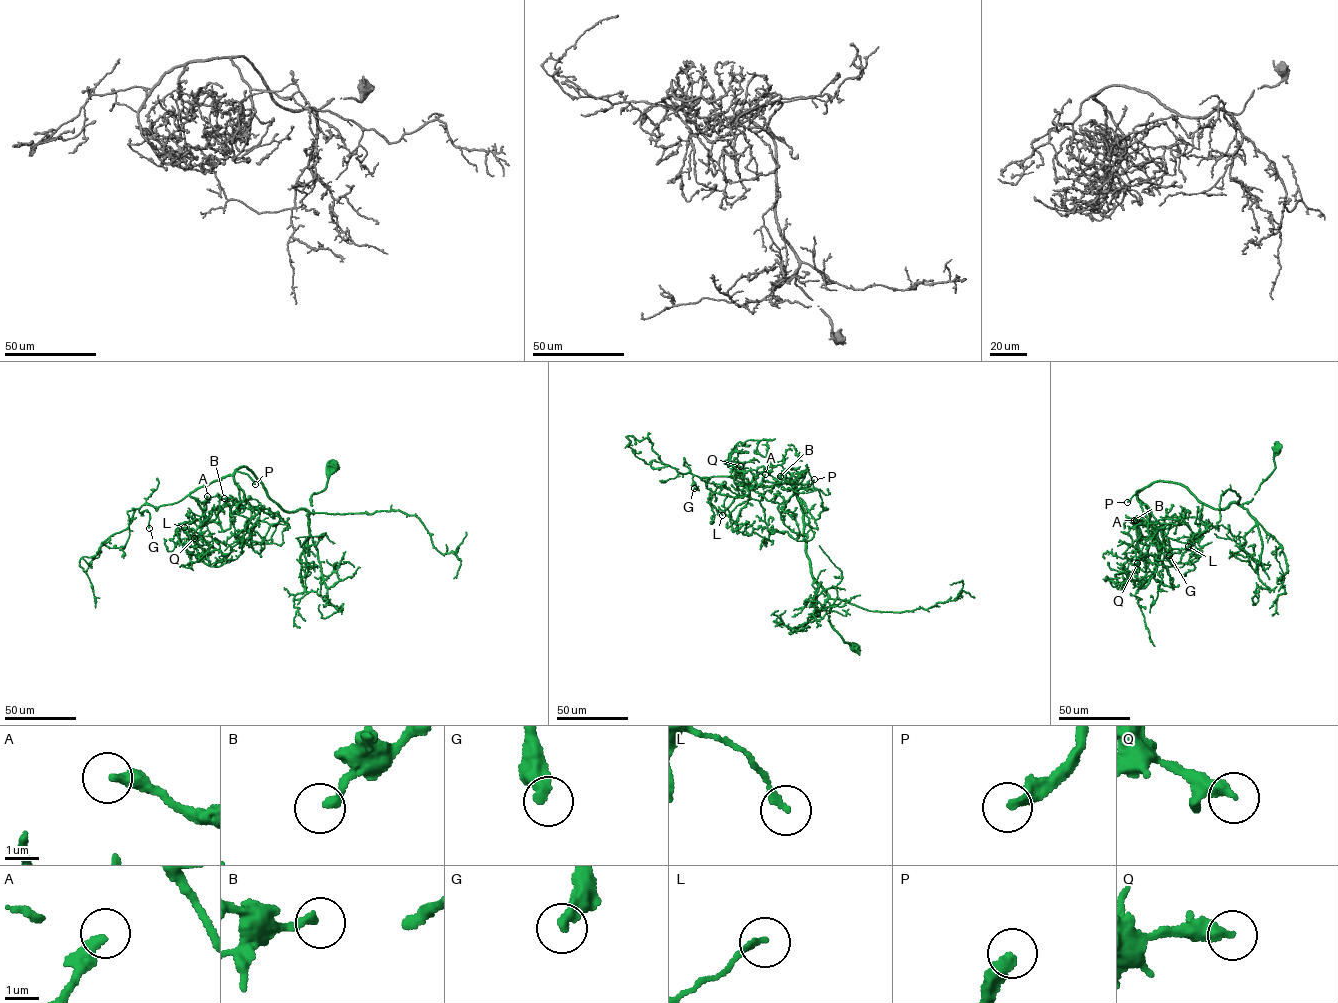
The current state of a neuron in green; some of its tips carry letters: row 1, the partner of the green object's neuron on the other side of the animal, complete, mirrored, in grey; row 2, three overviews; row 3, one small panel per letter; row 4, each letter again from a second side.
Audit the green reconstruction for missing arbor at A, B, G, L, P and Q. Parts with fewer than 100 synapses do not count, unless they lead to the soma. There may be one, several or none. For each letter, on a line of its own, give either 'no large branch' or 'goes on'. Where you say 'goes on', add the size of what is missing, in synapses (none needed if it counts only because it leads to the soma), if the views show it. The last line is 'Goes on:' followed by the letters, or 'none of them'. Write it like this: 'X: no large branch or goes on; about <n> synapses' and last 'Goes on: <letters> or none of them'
A: no large branch
B: no large branch
G: no large branch
L: no large branch
P: goes on; about 400 synapses
Q: no large branch
Goes on: P

